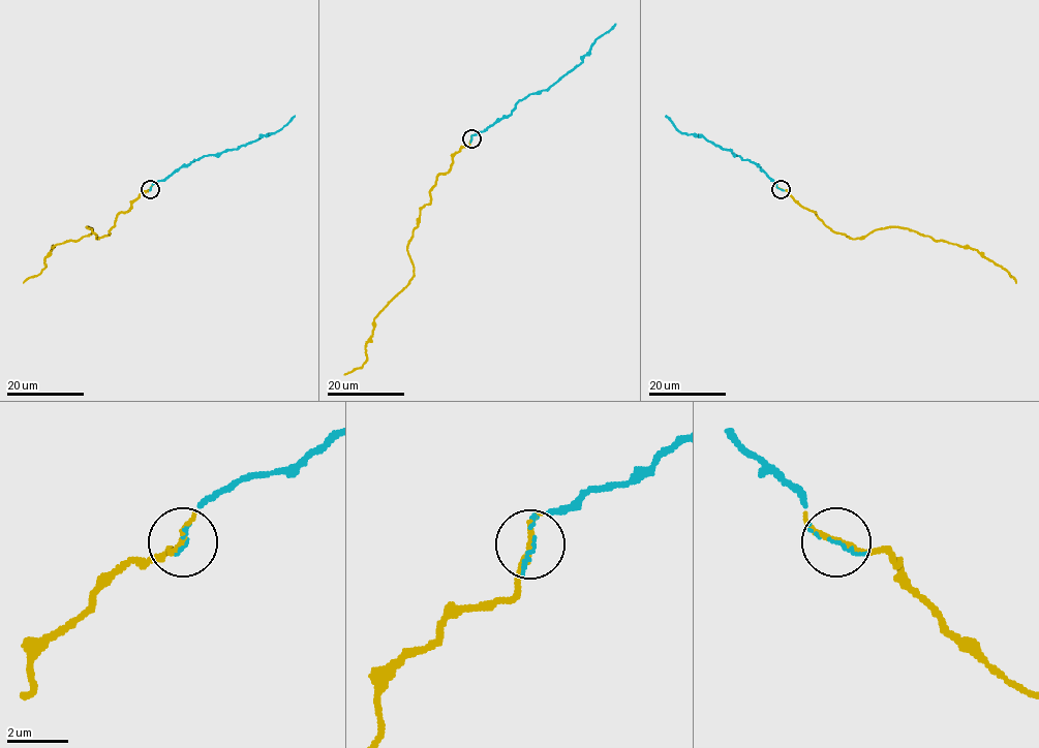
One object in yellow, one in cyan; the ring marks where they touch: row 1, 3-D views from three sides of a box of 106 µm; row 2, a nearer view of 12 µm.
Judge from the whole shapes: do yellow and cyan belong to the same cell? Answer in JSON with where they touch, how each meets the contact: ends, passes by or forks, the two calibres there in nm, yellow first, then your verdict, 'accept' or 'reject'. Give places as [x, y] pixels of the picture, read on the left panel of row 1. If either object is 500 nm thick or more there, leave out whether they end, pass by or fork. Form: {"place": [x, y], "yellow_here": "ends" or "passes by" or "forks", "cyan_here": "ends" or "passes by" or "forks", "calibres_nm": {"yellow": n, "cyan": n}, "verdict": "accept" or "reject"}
{"place": [150, 189], "yellow_here": "passes by", "cyan_here": "ends", "calibres_nm": {"yellow": 180, "cyan": 100}, "verdict": "accept"}

